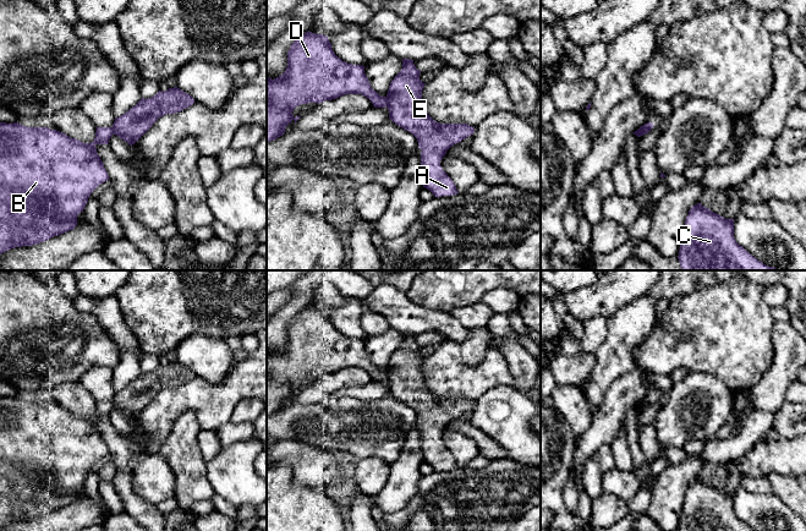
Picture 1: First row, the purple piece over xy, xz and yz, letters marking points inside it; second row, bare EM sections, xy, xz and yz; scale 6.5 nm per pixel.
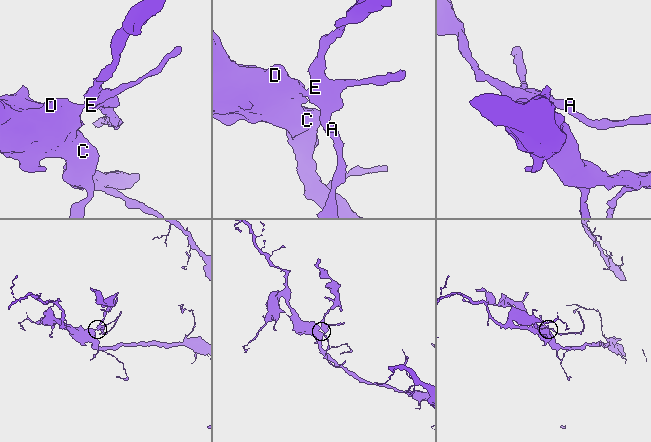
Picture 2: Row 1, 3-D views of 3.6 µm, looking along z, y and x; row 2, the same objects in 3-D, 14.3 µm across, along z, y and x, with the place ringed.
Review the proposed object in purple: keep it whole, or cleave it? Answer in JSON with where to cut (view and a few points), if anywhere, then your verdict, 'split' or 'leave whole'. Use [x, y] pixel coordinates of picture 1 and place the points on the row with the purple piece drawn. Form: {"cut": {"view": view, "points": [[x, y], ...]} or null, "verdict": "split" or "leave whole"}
{"cut": {"view": "xz", "points": [[385, 97], [387, 105]]}, "verdict": "split"}

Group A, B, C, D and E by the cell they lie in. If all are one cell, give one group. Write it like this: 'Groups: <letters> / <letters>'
Groups: A E / B C D

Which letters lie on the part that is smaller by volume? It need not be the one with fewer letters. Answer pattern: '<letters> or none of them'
A, E

